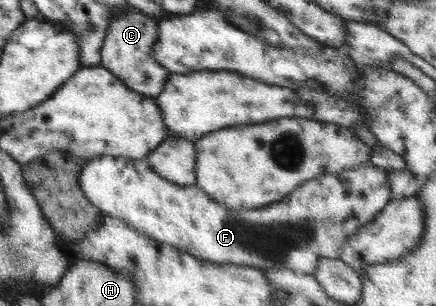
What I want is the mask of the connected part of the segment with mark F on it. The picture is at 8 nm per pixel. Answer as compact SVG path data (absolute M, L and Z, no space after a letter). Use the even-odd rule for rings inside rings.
M98 156L88 160L79 175L79 186L85 197L104 214L127 222L133 229L157 242L167 243L183 254L193 255L201 261L250 265L261 269L286 267L293 271L313 274L320 258L339 257L343 242L357 233L366 223L392 200L388 171L375 164L328 174L310 179L297 186L280 202L260 208L227 209L215 202L197 184L183 186L158 175L146 158L135 160L125 157Z

